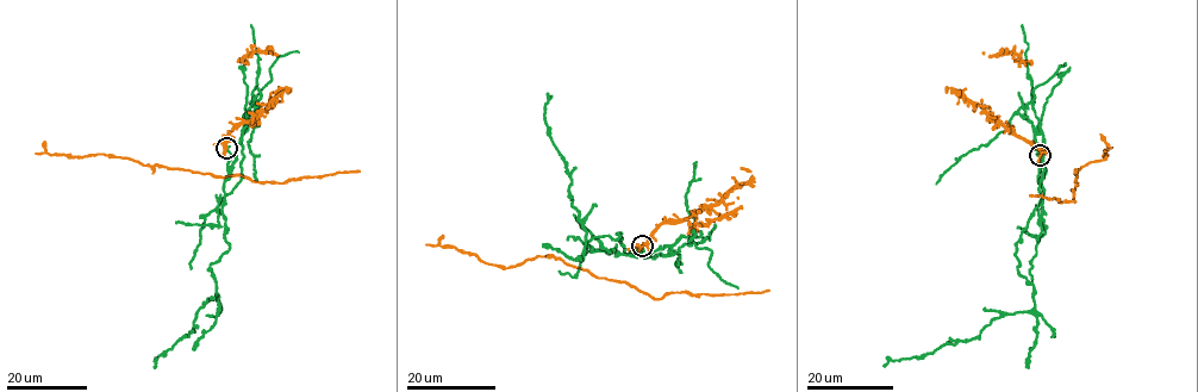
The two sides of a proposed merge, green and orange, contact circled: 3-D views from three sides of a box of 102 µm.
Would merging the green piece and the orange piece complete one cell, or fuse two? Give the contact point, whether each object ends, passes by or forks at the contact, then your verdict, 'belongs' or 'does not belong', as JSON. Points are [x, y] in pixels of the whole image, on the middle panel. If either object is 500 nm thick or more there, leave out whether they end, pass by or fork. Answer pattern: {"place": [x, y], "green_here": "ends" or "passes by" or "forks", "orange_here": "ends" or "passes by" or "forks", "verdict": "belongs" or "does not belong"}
{"place": [642, 246], "green_here": "ends", "orange_here": "passes by", "verdict": "does not belong"}

